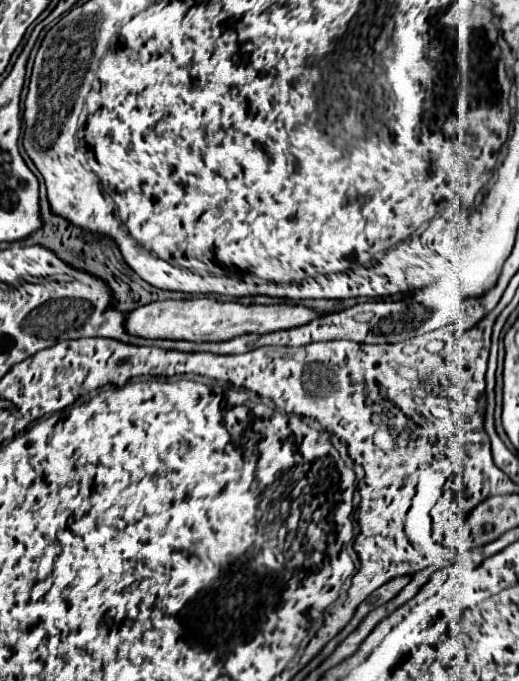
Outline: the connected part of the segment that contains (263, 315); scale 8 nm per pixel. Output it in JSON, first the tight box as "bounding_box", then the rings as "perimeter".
{"bounding_box":[126,299,318,341],"perimeter":[[[182,299],[182,301],[156,301],[128,313],[126,331],[146,339],[188,339],[188,341],[226,341],[244,333],[270,333],[304,325],[318,317],[302,305],[240,305],[220,303],[216,299]]]}

